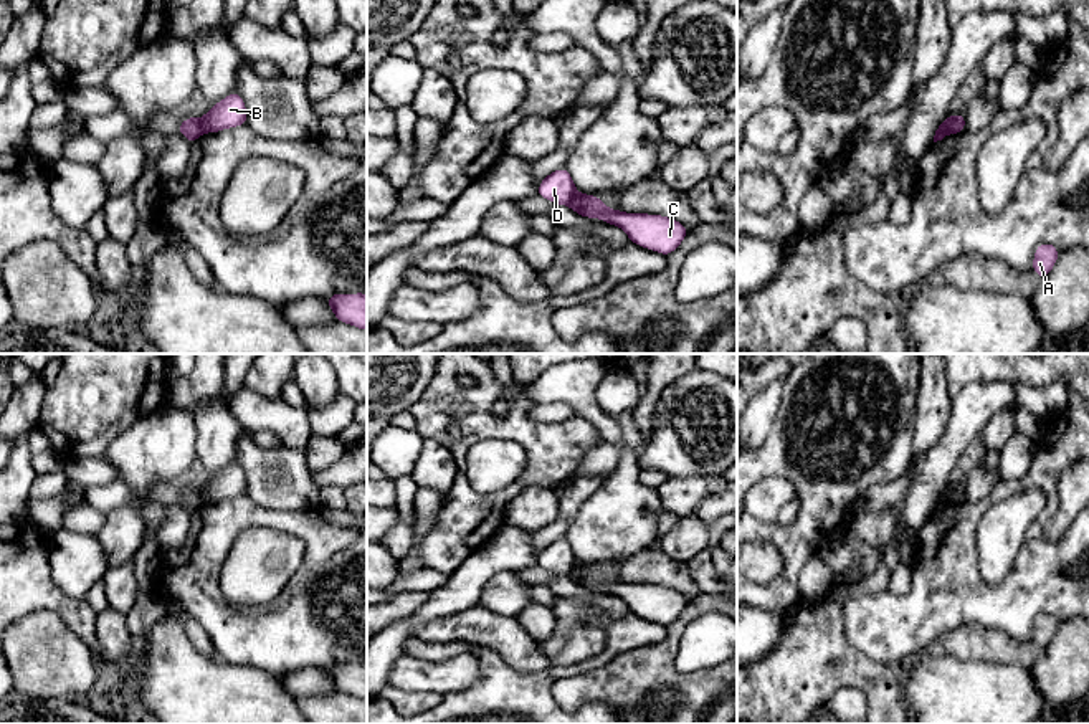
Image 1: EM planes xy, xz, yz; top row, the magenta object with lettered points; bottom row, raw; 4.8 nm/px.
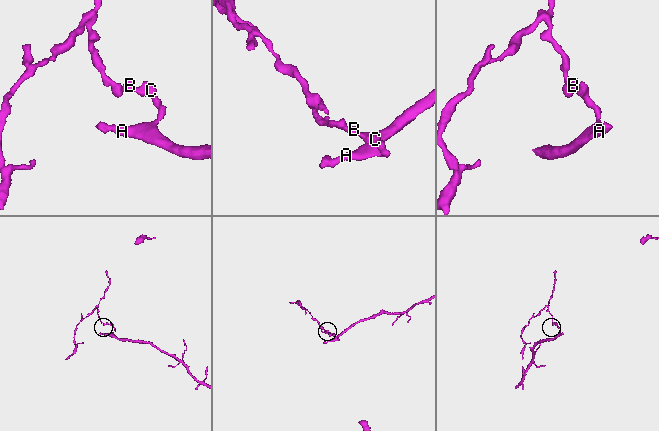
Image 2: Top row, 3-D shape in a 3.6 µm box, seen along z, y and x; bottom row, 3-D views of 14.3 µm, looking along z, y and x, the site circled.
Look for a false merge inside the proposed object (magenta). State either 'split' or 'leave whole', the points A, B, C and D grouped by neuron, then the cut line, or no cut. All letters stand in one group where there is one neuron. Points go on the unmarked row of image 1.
split; A B C / D; cut in yz along (951, 486), (951, 500), (954, 503)

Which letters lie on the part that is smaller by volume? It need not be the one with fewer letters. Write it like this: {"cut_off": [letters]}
{"cut_off": ["D"]}

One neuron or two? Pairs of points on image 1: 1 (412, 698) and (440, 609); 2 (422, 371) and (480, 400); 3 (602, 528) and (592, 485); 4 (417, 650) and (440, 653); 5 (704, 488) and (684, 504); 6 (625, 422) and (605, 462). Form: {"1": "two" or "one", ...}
{"1": "two", "2": "two", "3": "two", "4": "one", "5": "one", "6": "one"}

